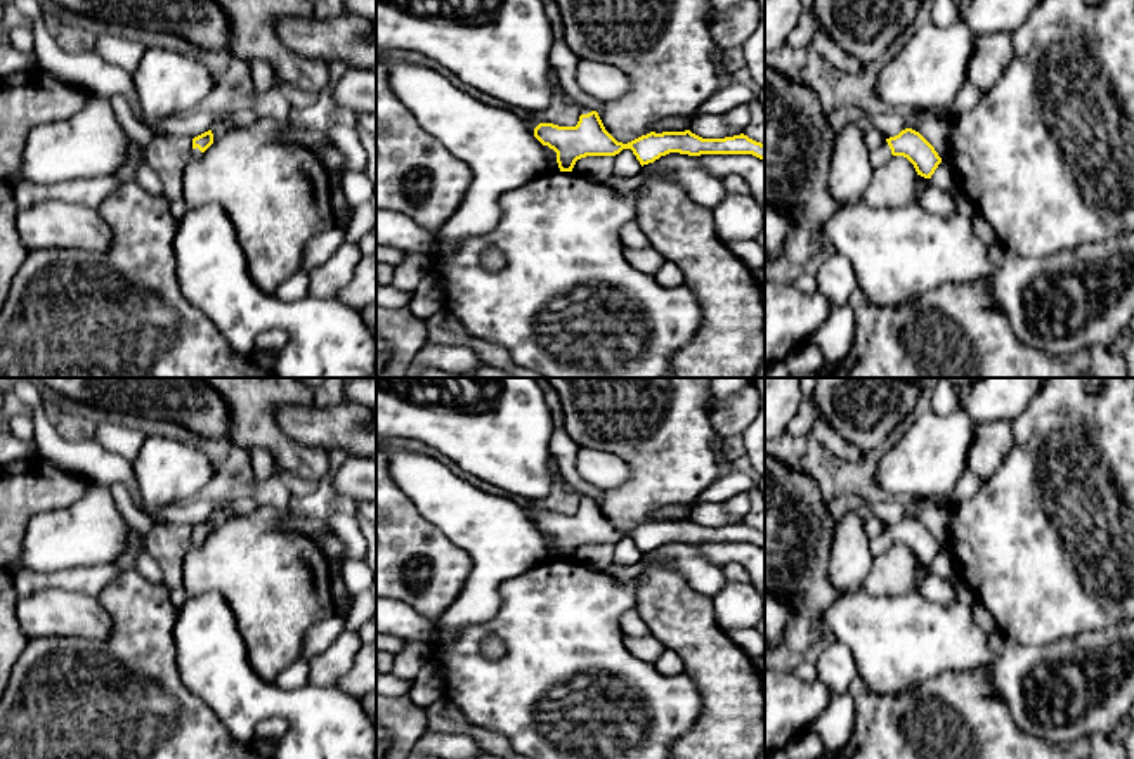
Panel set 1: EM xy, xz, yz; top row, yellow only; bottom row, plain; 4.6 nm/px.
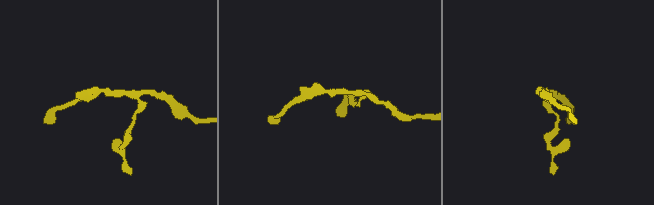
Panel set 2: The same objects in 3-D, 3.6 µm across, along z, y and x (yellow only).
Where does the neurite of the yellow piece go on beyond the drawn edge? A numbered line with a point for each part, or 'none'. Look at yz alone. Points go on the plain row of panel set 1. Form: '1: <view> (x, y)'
1: yz (883, 543)

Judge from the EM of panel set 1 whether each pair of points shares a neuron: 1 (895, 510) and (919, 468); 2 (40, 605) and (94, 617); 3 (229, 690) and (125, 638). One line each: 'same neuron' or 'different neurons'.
1: different neurons
2: same neuron
3: different neurons

